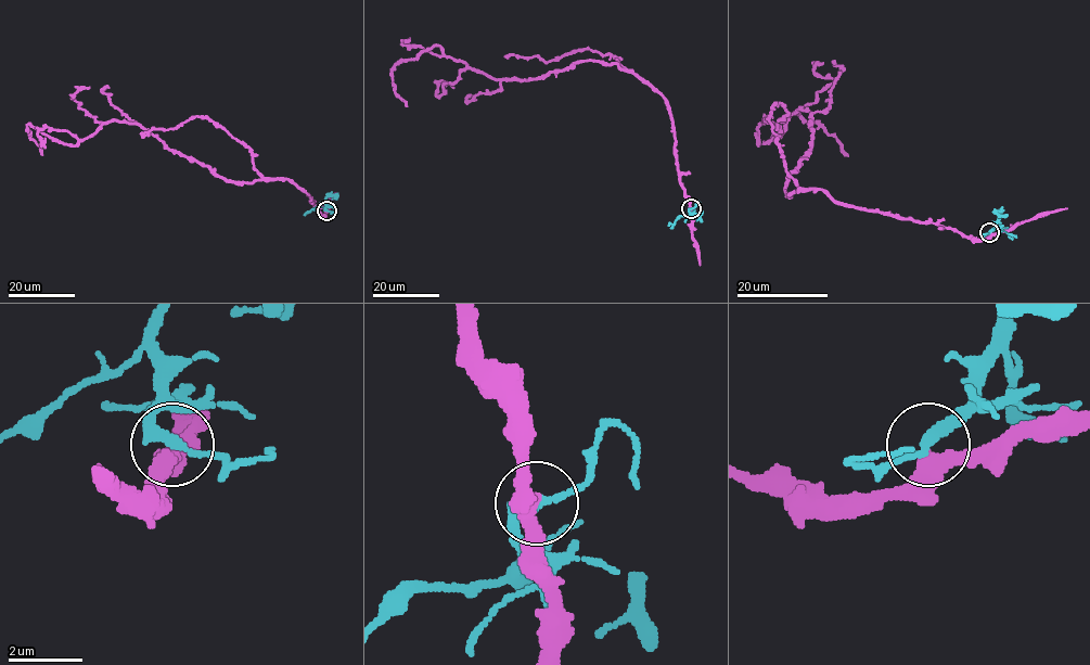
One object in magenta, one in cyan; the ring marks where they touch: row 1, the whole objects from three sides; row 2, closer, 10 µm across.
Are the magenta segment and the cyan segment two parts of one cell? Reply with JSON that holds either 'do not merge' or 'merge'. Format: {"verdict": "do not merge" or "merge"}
{"verdict": "do not merge"}

